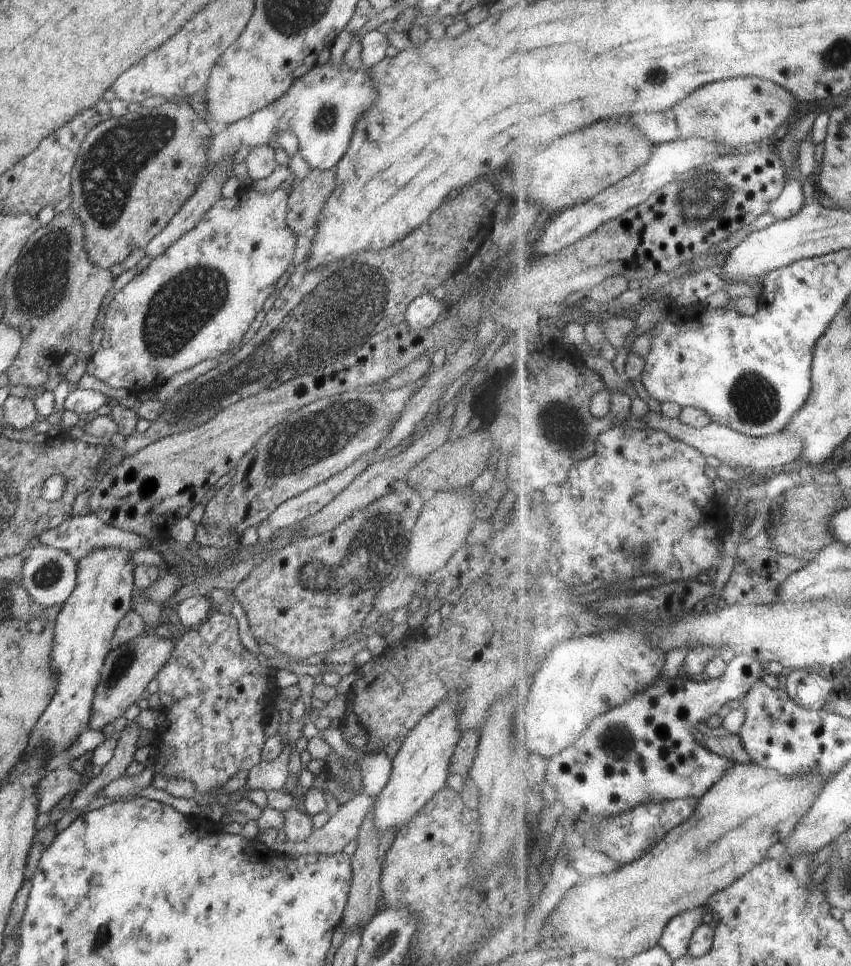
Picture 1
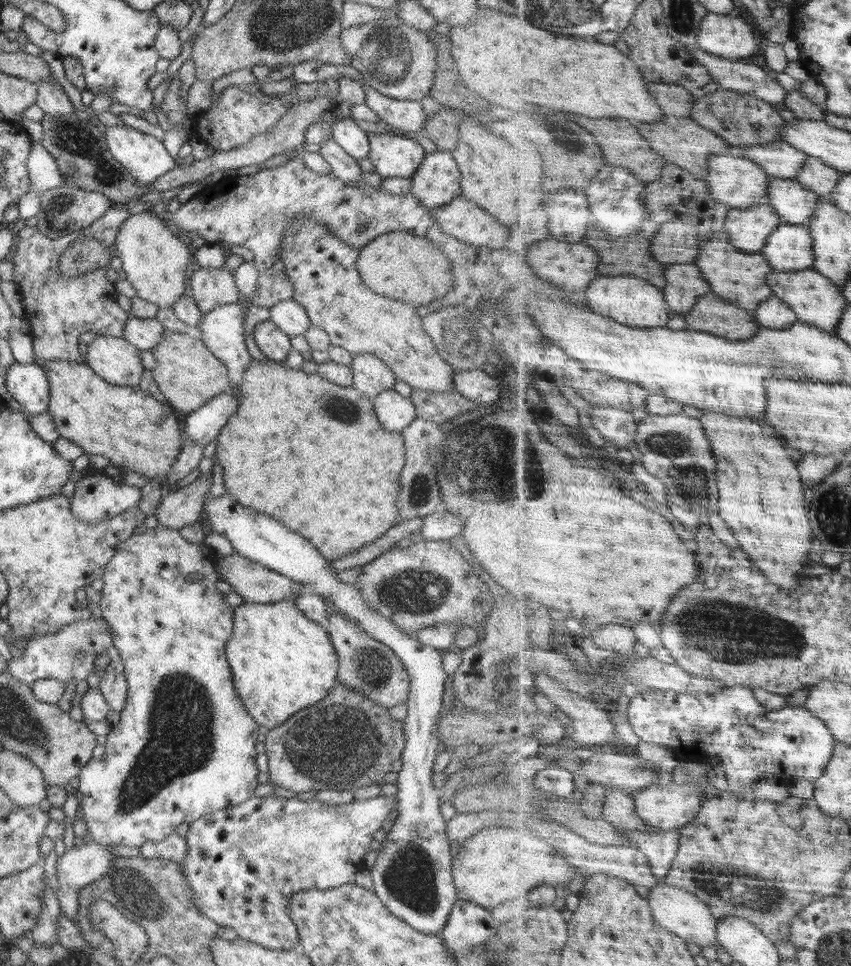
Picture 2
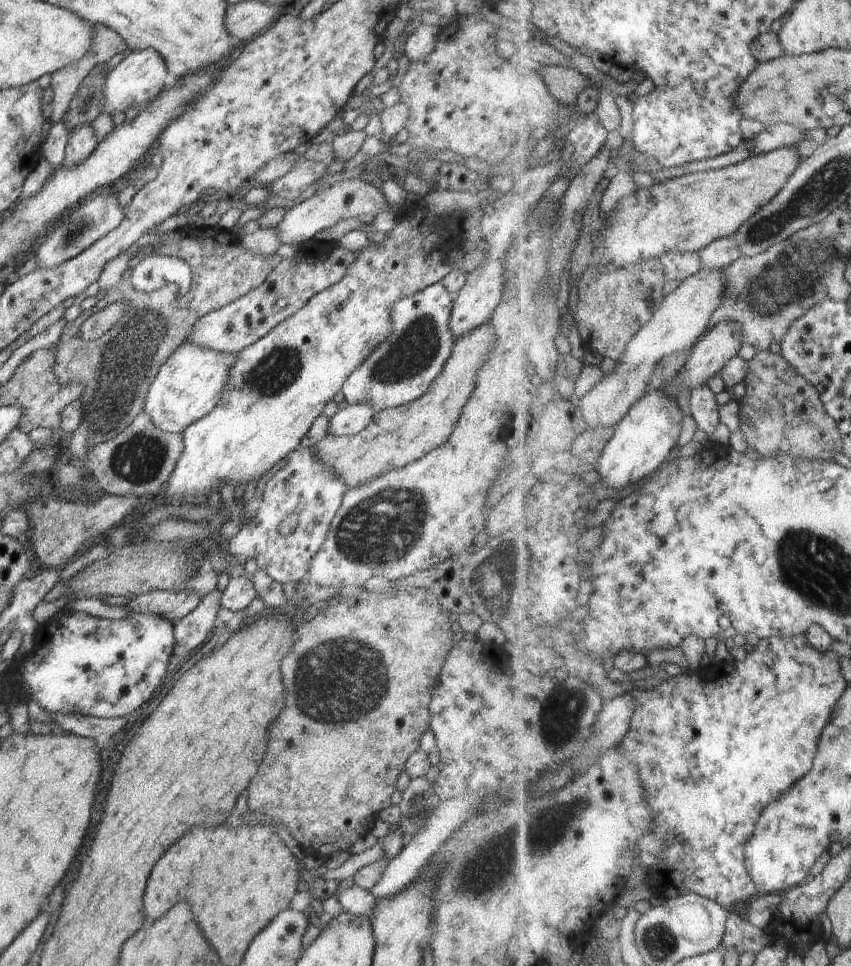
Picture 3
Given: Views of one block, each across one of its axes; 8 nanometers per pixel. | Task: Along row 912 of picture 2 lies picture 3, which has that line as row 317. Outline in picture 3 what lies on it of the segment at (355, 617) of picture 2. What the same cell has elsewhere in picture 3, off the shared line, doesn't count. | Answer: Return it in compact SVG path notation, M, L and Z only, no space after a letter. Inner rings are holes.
M440 282L396 301L391 306L391 334L348 376L341 388L344 404L366 403L377 413L420 398L438 378L452 354L455 340L449 329L449 320L453 299Z

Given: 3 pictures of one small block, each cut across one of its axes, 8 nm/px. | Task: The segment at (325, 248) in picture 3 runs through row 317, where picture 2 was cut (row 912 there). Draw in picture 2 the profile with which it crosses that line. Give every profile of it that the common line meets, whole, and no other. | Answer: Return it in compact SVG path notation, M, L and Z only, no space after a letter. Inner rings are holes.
M272 794L268 797L252 797L238 804L238 806L226 807L225 809L212 811L205 814L189 824L189 830L186 835L186 841L189 845L189 852L186 859L180 863L185 871L186 879L190 883L190 887L194 889L195 906L202 911L202 914L223 928L232 927L239 938L248 940L252 944L258 944L266 950L299 950L300 935L298 935L298 925L290 919L288 909L293 897L302 892L302 890L318 889L326 890L342 886L342 884L352 883L354 875L365 869L364 856L370 851L370 846L374 840L374 834L382 829L384 820L390 816L390 811L394 812L398 806L398 799L395 795L388 797L386 795L378 795L374 798L366 800L352 801L348 804L334 806L328 803L320 802L318 799L310 799L309 801L299 800L296 797L288 799Z

